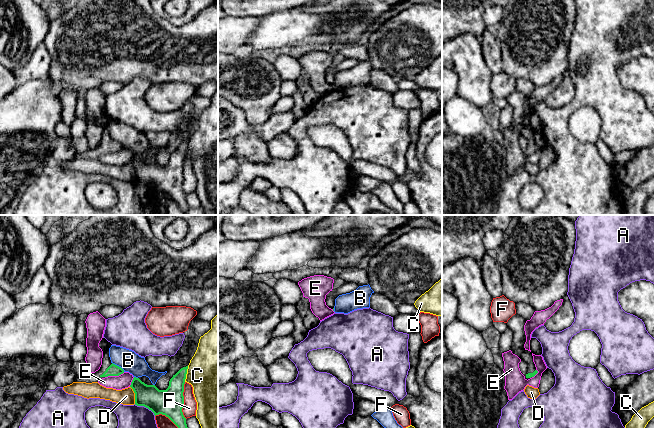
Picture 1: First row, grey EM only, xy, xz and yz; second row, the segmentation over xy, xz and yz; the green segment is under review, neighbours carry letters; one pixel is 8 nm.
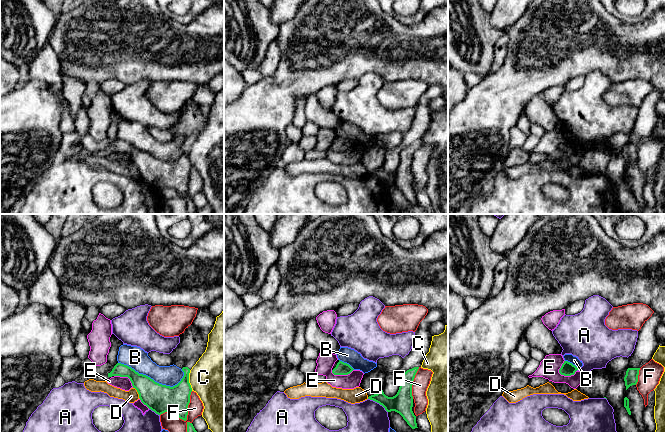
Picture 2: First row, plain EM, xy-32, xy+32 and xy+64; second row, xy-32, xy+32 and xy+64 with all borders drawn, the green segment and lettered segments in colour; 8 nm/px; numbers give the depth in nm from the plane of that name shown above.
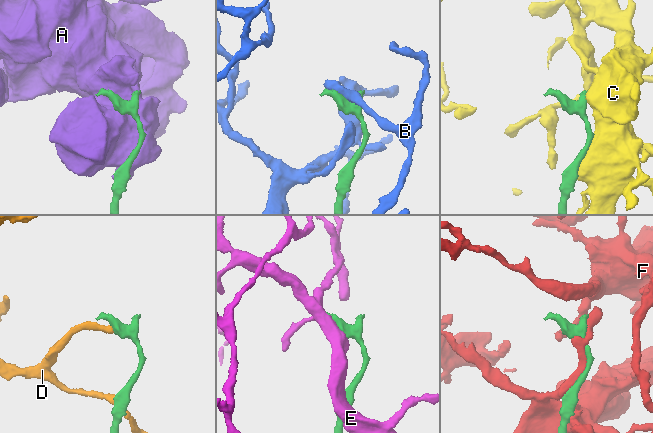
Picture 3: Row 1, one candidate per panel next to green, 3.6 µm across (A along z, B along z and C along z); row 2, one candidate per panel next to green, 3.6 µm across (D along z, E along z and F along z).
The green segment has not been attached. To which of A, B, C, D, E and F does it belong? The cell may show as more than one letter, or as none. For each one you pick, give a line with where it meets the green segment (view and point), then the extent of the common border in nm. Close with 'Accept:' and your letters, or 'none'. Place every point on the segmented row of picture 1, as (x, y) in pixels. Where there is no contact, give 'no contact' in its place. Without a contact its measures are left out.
Accept: none

